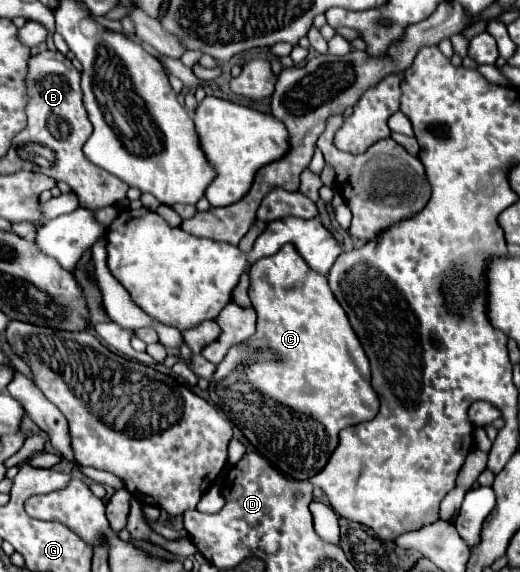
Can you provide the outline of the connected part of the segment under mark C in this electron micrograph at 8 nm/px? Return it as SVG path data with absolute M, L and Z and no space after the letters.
M283 245L279 253L259 259L251 265L249 275L249 299L257 311L257 331L251 339L233 345L217 365L209 383L209 401L223 409L231 423L237 425L277 469L293 479L309 479L325 467L337 447L337 433L341 429L377 415L379 399L371 387L369 361L343 307L329 289L327 277L307 267L295 245Z

